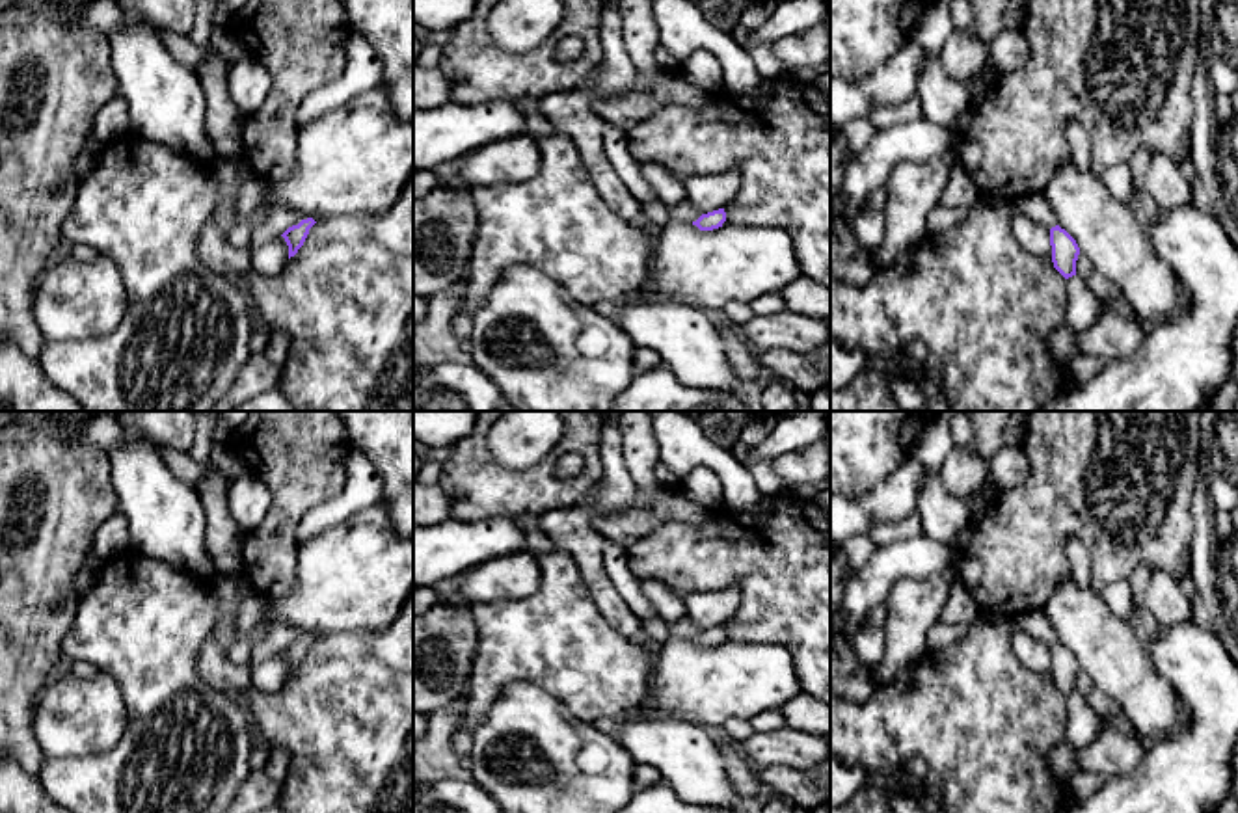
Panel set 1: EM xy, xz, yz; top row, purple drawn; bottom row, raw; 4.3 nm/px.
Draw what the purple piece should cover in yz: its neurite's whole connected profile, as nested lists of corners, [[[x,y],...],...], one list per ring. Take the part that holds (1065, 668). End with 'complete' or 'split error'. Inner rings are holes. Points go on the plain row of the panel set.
[[[1059,642],[1050,646],[1052,679],[1054,685],[1065,694],[1076,692],[1076,677],[1080,664],[1076,657]]]; complete

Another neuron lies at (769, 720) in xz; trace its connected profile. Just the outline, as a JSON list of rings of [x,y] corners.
[[[780,711],[760,713],[750,722],[756,731],[776,731],[786,727],[786,720]]]

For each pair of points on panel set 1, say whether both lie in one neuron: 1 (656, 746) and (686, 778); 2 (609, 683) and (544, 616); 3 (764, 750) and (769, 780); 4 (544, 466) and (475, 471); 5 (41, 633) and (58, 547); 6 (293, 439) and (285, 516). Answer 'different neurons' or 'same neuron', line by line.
1: same neuron
2: same neuron
3: different neurons
4: same neuron
5: same neuron
6: same neuron

